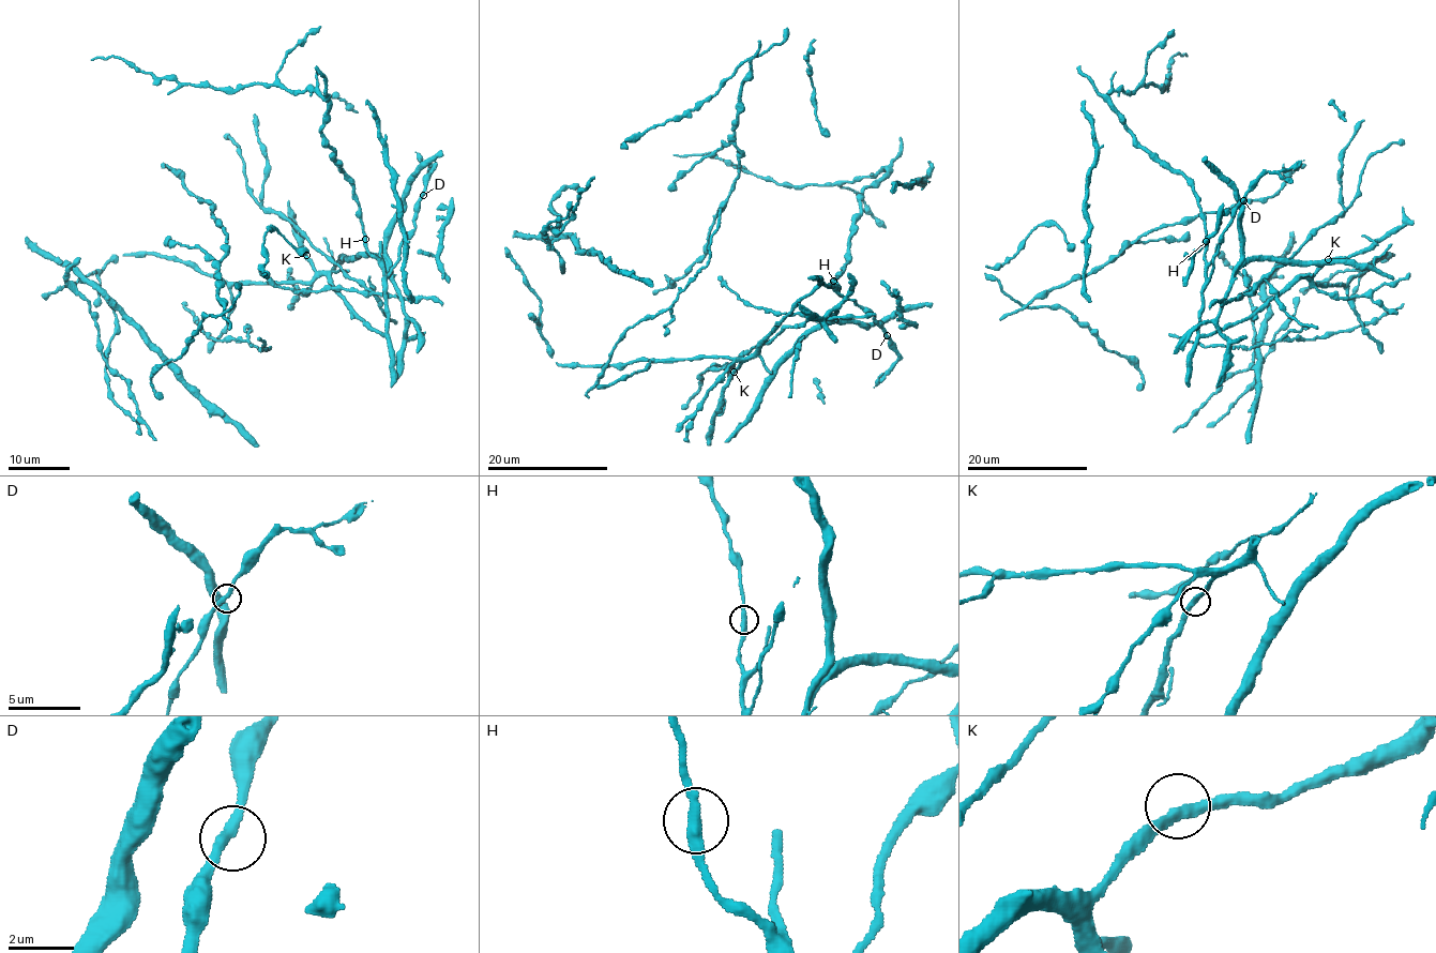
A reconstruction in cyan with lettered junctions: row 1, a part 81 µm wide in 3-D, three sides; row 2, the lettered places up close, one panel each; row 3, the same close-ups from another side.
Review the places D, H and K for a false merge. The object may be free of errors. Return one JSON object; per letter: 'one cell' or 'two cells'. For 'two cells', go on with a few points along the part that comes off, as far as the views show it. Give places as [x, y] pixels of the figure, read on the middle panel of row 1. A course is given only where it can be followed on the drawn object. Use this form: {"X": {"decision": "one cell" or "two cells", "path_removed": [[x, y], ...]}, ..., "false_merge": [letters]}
{"D": {"decision": "one cell"}, "H": {"decision": "one cell"}, "K": {"decision": "one cell"}, "false_merge": []}

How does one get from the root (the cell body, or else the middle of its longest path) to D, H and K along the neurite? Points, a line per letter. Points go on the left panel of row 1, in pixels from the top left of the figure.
D: (123, 255), (176, 257), (227, 283), (327, 274), (384, 334), (384, 281), (423, 195)
H: (123, 255), (176, 257), (227, 283), (314, 282), (327, 274), (359, 318), (384, 334), (383, 266), (365, 239)
K: (123, 255), (154, 252), (176, 257), (227, 283), (310, 282), (315, 270), (306, 255)

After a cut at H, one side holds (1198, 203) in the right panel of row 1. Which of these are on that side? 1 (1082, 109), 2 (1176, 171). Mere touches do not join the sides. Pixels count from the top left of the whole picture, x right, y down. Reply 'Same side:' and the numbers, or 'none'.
Same side: 2

